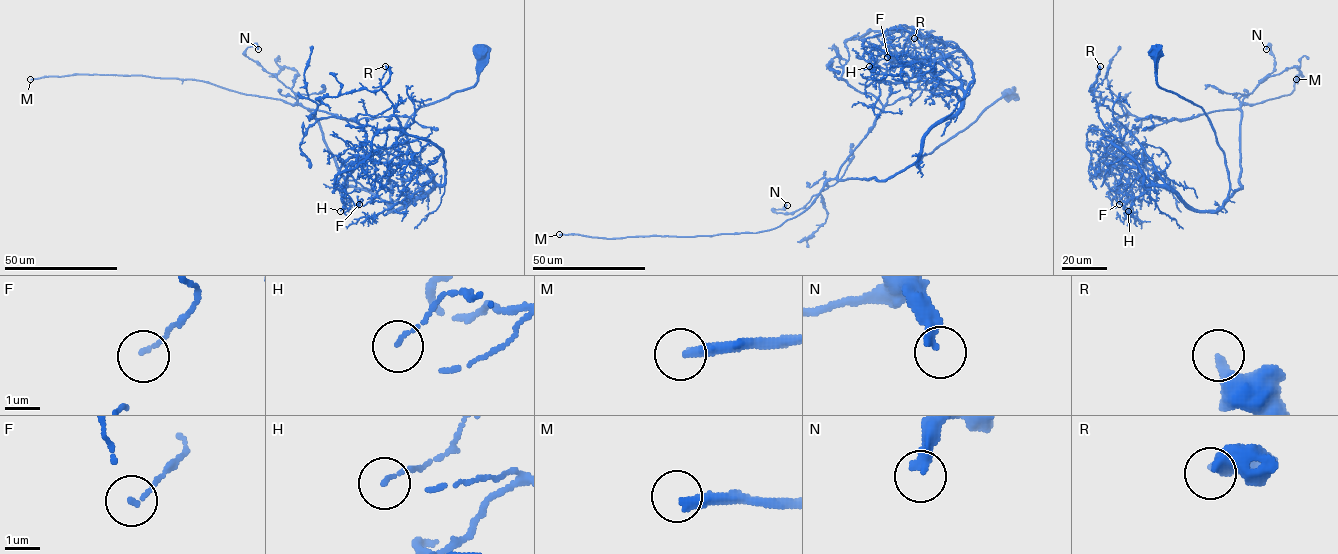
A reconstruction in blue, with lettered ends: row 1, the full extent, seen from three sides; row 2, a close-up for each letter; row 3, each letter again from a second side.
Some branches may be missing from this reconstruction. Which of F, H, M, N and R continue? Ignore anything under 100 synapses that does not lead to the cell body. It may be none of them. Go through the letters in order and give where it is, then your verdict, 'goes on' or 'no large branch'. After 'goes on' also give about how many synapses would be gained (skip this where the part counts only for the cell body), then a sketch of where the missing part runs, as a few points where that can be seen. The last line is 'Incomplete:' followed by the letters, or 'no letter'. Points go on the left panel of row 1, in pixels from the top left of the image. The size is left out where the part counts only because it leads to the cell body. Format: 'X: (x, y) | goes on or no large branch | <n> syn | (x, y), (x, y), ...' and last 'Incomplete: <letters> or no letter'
F: (359, 204) | no large branch
H: (340, 211) | no large branch
M: (30, 79) | goes on | 300 syn
N: (258, 49) | no large branch
R: (385, 66) | no large branch
Incomplete: M

